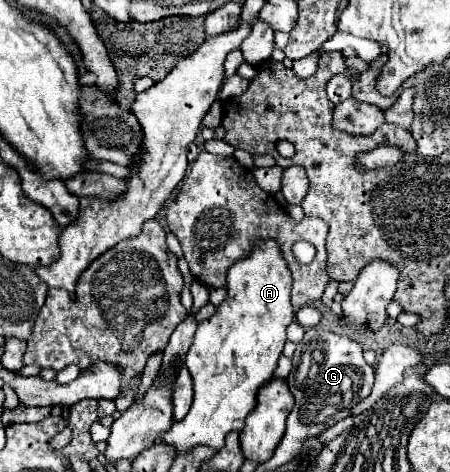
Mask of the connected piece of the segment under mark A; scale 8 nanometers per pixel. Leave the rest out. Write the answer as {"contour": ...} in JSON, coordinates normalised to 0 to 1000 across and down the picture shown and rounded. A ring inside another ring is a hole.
{"contour":[[[609,504],[569,508],[560,517],[560,530],[551,542],[520,555],[502,576],[502,636],[480,653],[480,661],[440,682],[440,699],[431,712],[431,729],[422,733],[413,750],[413,780],[427,792],[431,805],[431,852],[422,873],[409,890],[396,898],[382,898],[373,915],[356,932],[369,941],[391,945],[396,958],[422,953],[436,941],[458,941],[471,949],[493,949],[502,919],[511,911],[538,911],[547,881],[569,860],[569,831],[582,814],[591,814],[613,780],[618,754],[627,750],[631,725],[636,725],[636,691],[653,682],[653,648],[644,640],[644,606],[649,606],[649,581],[640,568],[636,547],[627,542],[622,517]]]}

